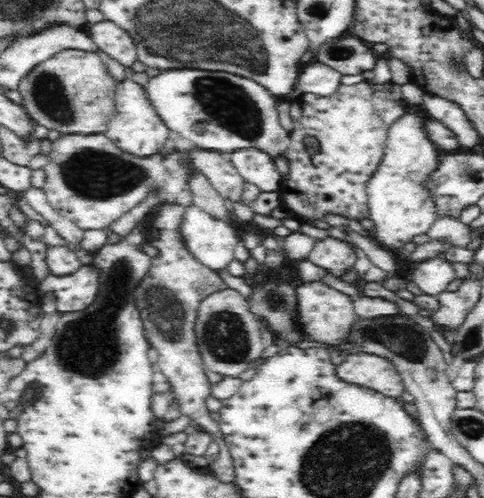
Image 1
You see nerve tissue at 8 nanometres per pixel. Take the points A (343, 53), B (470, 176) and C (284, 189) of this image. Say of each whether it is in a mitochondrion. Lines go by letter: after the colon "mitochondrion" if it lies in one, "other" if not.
A: mitochondrion
B: mitochondrion
C: other

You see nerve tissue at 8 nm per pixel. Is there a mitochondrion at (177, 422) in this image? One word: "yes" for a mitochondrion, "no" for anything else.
no

